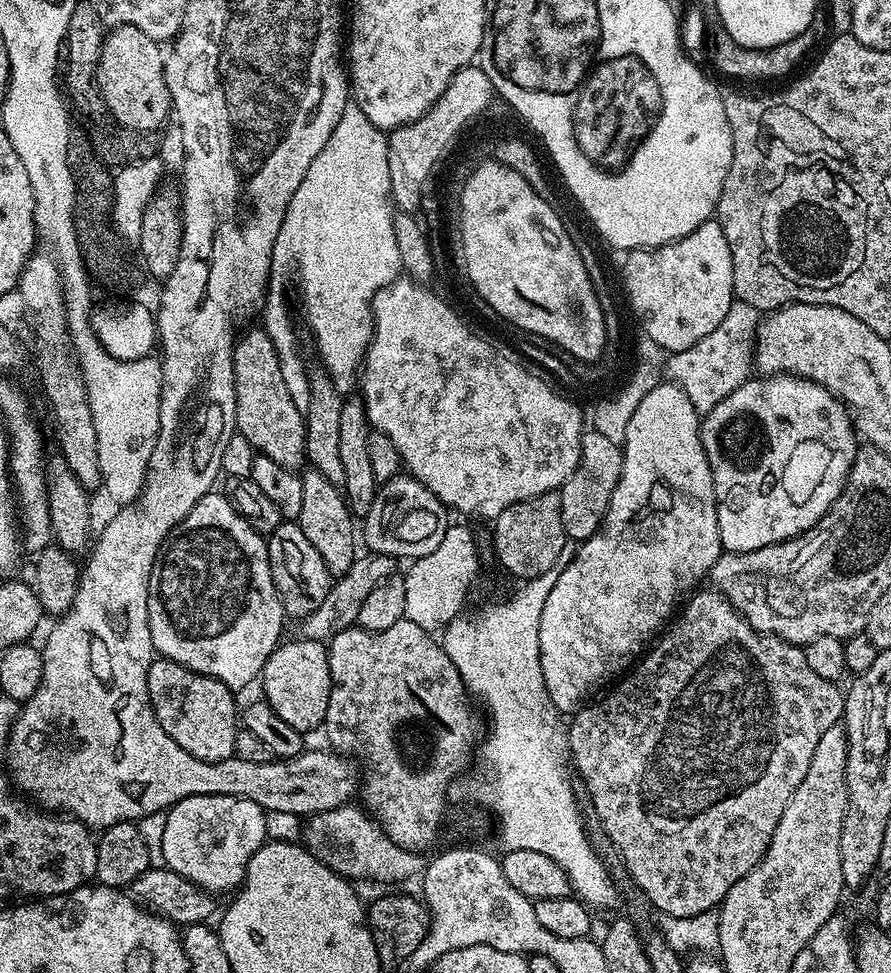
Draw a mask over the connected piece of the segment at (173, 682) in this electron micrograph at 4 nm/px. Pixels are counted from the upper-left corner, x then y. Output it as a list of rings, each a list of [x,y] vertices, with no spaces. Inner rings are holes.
[[[156,658],[148,667],[148,697],[162,730],[166,730],[182,750],[194,754],[194,758],[202,762],[222,762],[236,755],[238,704],[236,708],[236,700],[232,696],[235,696],[233,689],[227,688],[221,680],[198,674],[173,660]]]

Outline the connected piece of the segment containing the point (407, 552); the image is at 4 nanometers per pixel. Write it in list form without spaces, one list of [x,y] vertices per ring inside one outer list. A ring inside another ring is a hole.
[[[399,474],[393,480],[379,485],[376,500],[362,520],[362,540],[368,543],[367,551],[397,558],[415,558],[430,554],[430,550],[438,550],[438,542],[442,542],[446,524],[440,521],[439,514],[432,508],[440,507],[439,498],[413,476]]]

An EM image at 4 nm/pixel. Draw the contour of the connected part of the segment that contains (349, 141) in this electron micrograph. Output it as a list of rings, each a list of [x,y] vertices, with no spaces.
[[[350,102],[345,106],[342,118],[338,118],[338,126],[334,126],[334,134],[330,134],[330,142],[326,142],[326,146],[322,146],[322,154],[318,154],[318,158],[314,158],[314,162],[310,162],[310,170],[306,170],[306,178],[302,178],[302,186],[298,186],[298,190],[294,190],[294,198],[290,198],[286,218],[282,222],[282,230],[278,230],[278,238],[274,242],[272,278],[268,281],[268,294],[262,309],[262,317],[264,316],[262,327],[278,350],[278,358],[282,366],[282,378],[286,378],[286,390],[290,390],[290,398],[301,410],[308,407],[310,372],[309,369],[304,369],[304,360],[300,357],[299,350],[296,349],[296,332],[292,329],[292,316],[288,313],[288,300],[284,297],[284,291],[288,288],[288,279],[291,278],[292,271],[296,268],[297,274],[300,275],[300,292],[304,295],[304,312],[308,315],[308,324],[312,327],[313,334],[316,335],[316,348],[320,351],[321,358],[324,359],[325,365],[323,364],[323,367],[332,374],[352,371],[352,373],[355,373],[361,367],[364,351],[367,350],[368,343],[372,340],[372,299],[374,294],[378,294],[378,290],[382,290],[388,284],[391,284],[402,272],[400,259],[398,258],[398,241],[394,238],[394,208],[390,203],[391,190],[387,135],[372,125],[355,102]]]

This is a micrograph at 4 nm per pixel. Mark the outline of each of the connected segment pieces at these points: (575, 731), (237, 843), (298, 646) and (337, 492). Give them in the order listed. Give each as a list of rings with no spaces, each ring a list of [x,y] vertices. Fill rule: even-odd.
[[[697,591],[689,595],[683,605],[684,613],[682,608],[679,615],[667,625],[663,635],[643,653],[639,663],[623,677],[624,685],[614,689],[609,696],[602,697],[597,704],[589,703],[581,707],[571,717],[572,725],[568,728],[572,756],[580,760],[580,776],[588,783],[592,804],[598,811],[604,812],[605,818],[608,819],[604,824],[605,834],[620,851],[633,882],[644,891],[645,898],[657,908],[658,913],[680,920],[691,920],[719,909],[730,886],[734,886],[738,878],[746,878],[746,874],[754,870],[754,866],[766,854],[770,838],[774,838],[774,830],[794,790],[798,790],[802,778],[806,778],[806,770],[810,770],[810,758],[814,758],[814,750],[822,734],[826,734],[830,726],[841,723],[844,714],[845,693],[841,689],[839,692],[833,681],[810,670],[801,645],[786,642],[771,632],[754,630],[748,619],[721,592],[707,591]]]
[[[187,796],[167,809],[164,818],[164,829],[160,832],[163,863],[170,871],[182,874],[182,878],[194,882],[209,894],[243,884],[250,858],[269,839],[269,817],[264,809],[241,796]]]
[[[295,638],[287,644],[281,643],[269,654],[264,663],[262,681],[264,680],[263,699],[283,718],[289,726],[294,726],[302,734],[309,734],[321,727],[326,718],[326,706],[330,702],[332,679],[328,649],[319,640]]]
[[[315,470],[305,471],[302,476],[302,514],[298,523],[302,534],[310,538],[310,546],[314,546],[318,554],[322,554],[322,562],[326,562],[333,577],[350,570],[358,555],[358,532],[357,529],[356,532],[352,529],[354,517],[348,510],[348,501],[344,499],[343,491],[337,484],[330,482],[330,478]]]

